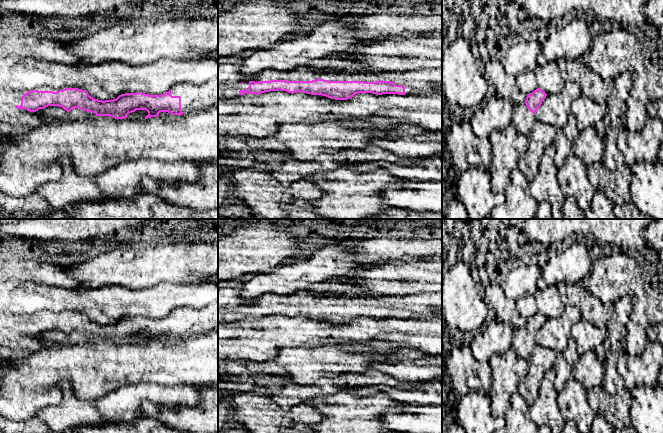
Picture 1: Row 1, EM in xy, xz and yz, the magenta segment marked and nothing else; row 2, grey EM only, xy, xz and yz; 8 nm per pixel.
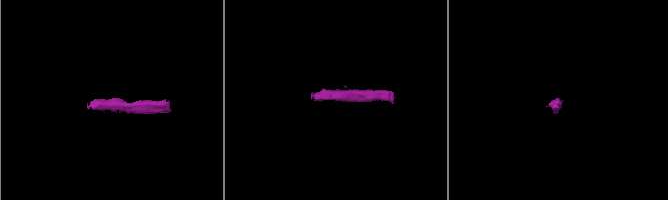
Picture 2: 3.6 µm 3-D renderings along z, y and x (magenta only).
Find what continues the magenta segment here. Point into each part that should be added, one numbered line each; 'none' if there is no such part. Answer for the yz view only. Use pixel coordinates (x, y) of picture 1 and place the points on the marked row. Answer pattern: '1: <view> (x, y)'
1: yz (523, 119)

